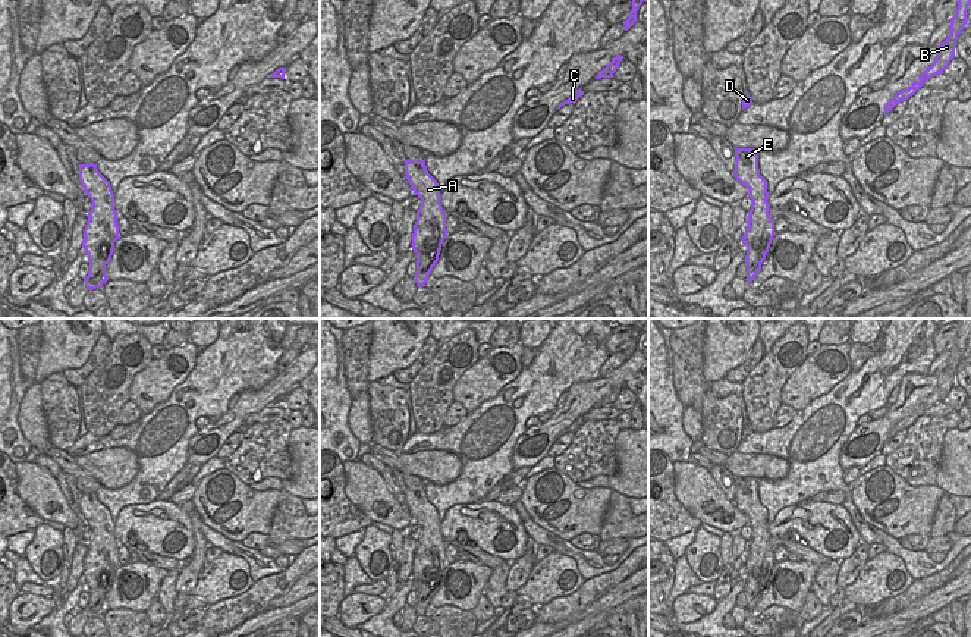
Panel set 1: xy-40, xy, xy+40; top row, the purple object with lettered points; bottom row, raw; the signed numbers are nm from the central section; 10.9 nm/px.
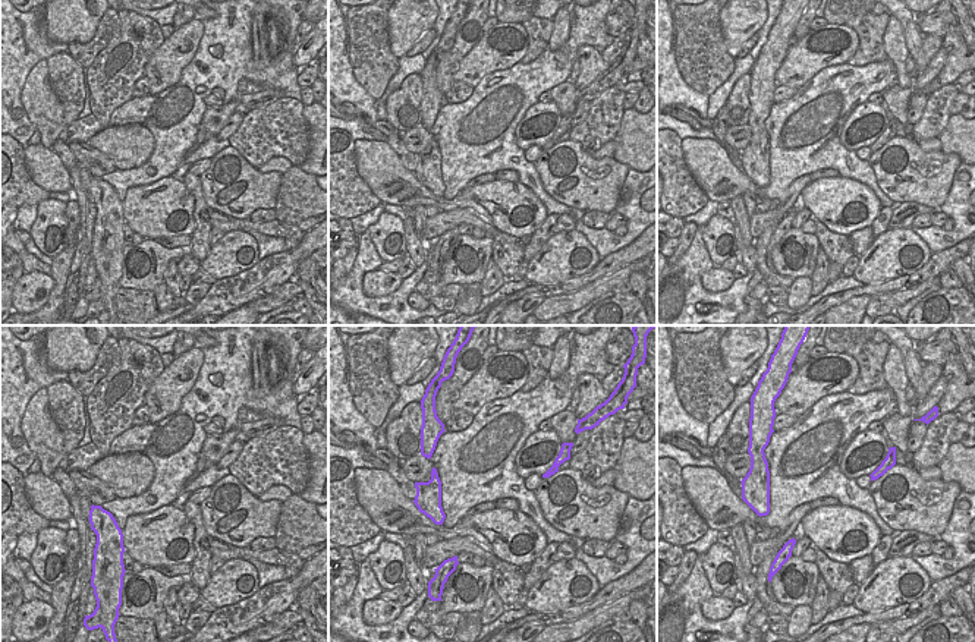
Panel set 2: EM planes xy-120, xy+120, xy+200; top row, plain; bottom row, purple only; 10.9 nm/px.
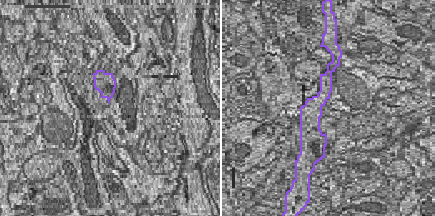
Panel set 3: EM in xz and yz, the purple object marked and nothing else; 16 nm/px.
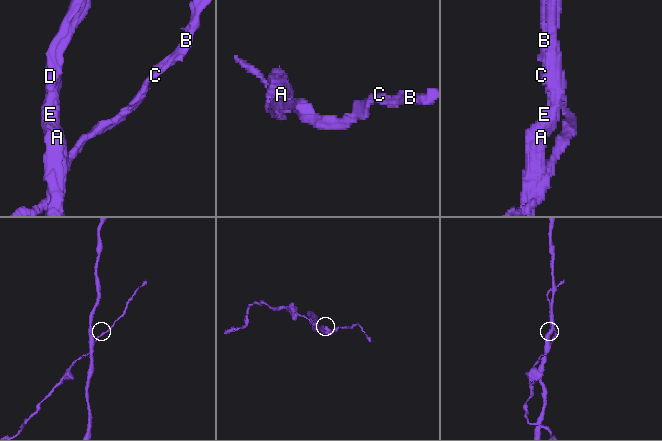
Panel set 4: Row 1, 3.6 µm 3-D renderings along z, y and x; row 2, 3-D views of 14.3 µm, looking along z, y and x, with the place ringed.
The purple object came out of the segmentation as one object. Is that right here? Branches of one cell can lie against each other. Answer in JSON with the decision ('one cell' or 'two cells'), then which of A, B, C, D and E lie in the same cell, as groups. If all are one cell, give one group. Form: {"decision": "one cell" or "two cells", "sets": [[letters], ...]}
{"decision": "two cells", "sets": [["A", "D", "E"], ["B", "C"]]}

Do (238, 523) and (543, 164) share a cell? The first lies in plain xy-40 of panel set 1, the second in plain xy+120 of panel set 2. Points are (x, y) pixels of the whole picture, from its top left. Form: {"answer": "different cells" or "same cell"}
{"answer": "same cell"}

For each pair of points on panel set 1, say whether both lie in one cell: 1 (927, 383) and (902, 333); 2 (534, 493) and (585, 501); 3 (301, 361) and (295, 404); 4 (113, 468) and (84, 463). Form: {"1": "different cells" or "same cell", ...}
{"1": "different cells", "2": "same cell", "3": "different cells", "4": "same cell"}

